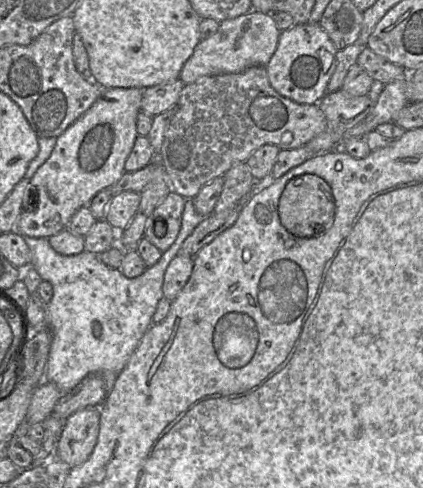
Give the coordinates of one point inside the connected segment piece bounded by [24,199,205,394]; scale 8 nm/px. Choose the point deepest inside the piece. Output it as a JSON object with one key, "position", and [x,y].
{"position":[97,316]}

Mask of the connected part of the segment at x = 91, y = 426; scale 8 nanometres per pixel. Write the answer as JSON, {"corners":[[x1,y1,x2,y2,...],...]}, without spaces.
{"corners":[[85,408,72,414,64,423,54,456,71,469,83,464,95,448,99,425,99,408]]}

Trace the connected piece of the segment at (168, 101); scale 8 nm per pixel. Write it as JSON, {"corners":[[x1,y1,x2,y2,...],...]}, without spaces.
{"corners":[[180,77,174,81,143,89,141,112,157,116,176,105,185,83]]}

